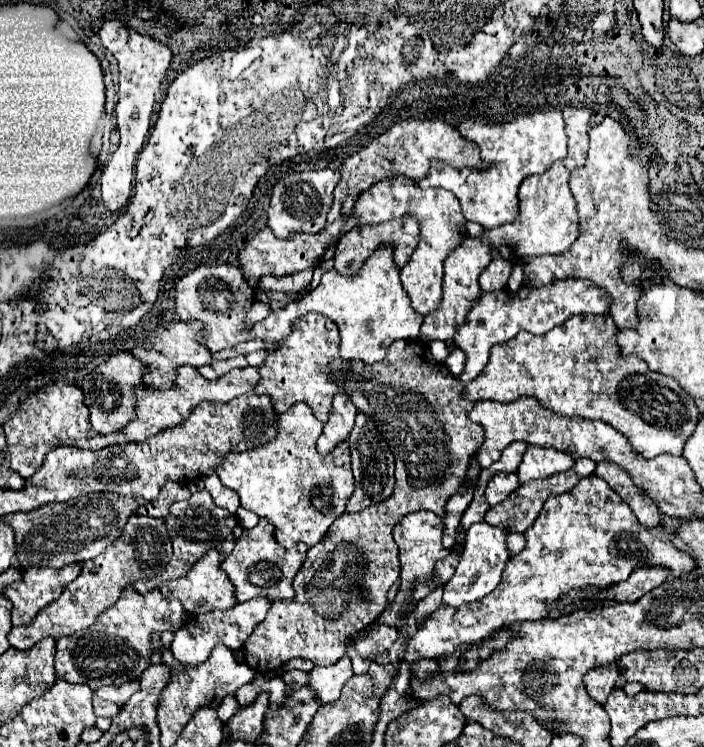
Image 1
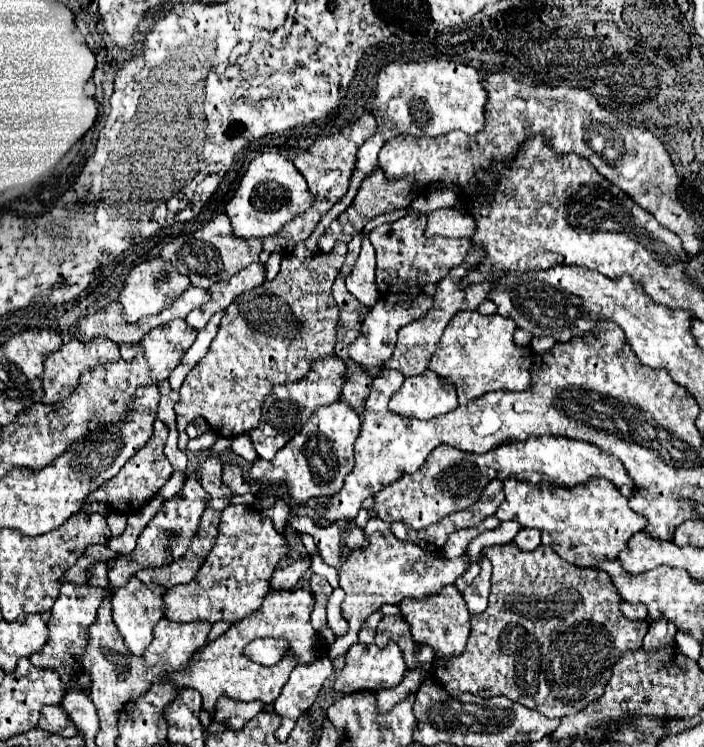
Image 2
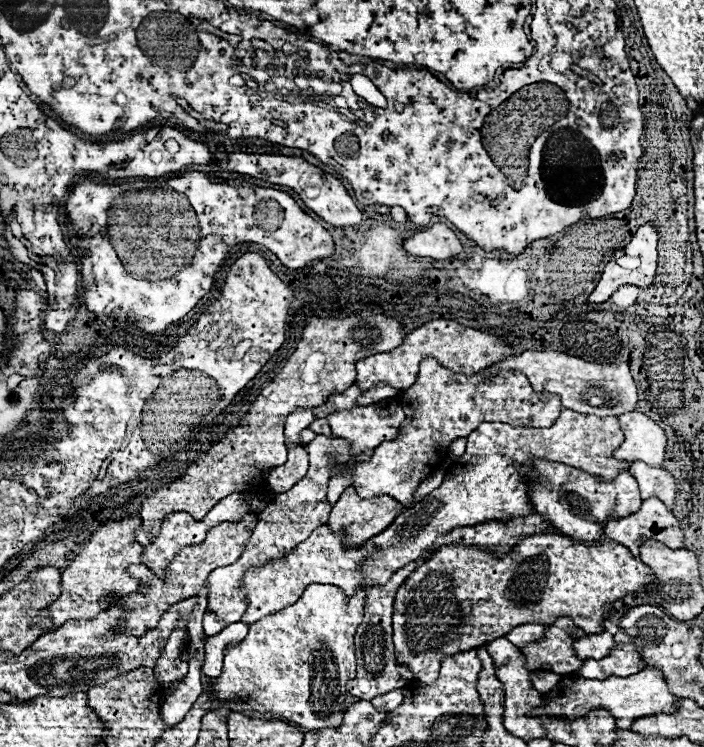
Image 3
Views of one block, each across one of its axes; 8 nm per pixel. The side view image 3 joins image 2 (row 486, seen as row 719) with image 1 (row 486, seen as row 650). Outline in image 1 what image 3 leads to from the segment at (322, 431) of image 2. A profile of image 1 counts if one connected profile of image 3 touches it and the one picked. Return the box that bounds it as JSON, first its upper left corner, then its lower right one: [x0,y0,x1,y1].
[214,404,354,548]

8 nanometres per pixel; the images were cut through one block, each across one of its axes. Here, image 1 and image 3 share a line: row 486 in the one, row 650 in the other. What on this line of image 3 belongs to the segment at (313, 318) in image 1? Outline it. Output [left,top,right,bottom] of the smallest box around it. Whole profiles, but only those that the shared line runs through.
[392,534,654,684]

